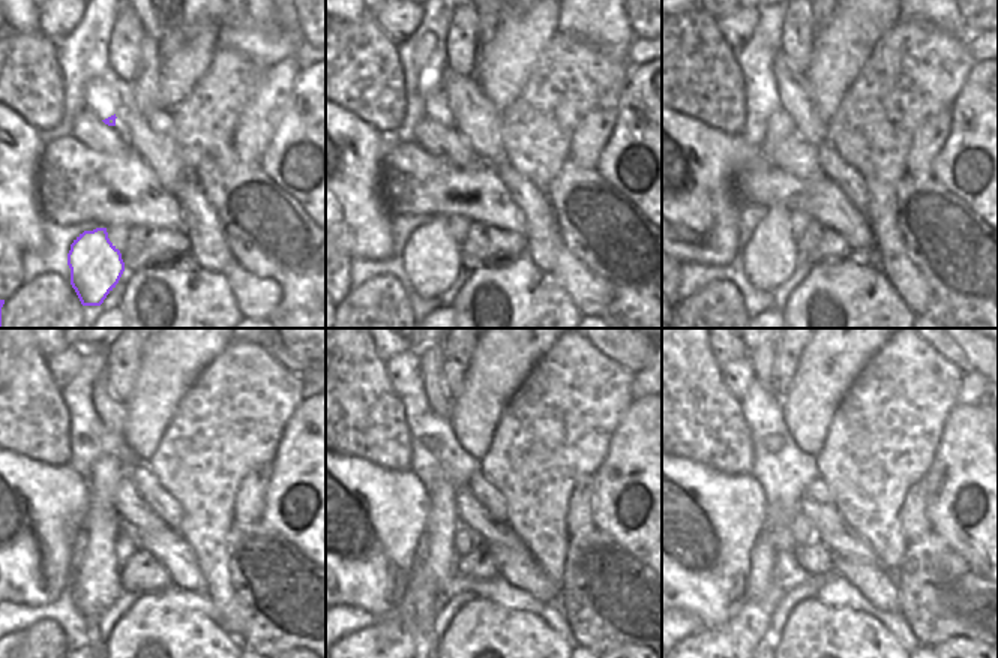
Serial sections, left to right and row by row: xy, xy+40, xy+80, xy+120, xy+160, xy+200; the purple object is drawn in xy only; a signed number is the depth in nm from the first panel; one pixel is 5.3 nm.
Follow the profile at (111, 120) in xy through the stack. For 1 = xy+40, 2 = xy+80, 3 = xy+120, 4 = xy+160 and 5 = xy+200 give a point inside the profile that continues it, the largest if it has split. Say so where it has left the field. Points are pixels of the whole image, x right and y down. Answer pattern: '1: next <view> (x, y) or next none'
1: next xy+40 (449, 120)
2: next xy+80 (779, 128)
3: next xy+120 (98, 585)
4: next xy+160 (441, 514)
5: next xy+200 (781, 540)

